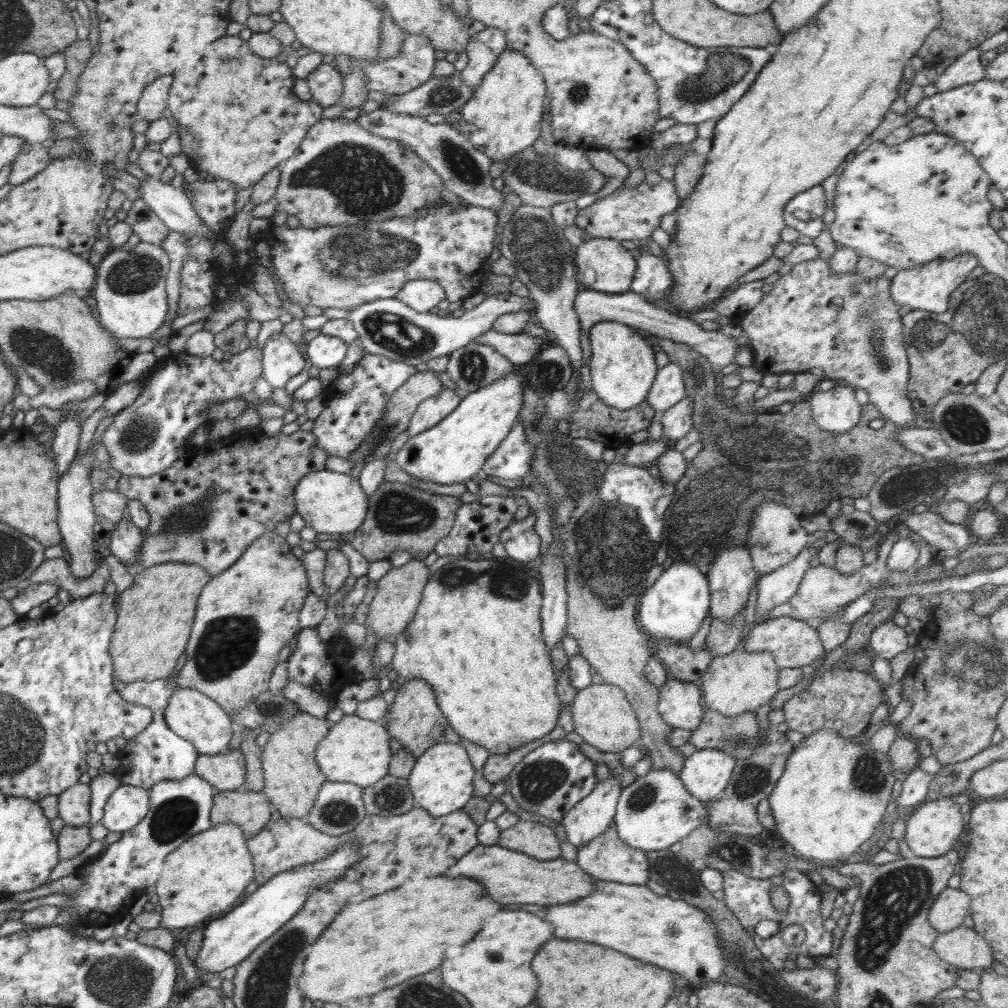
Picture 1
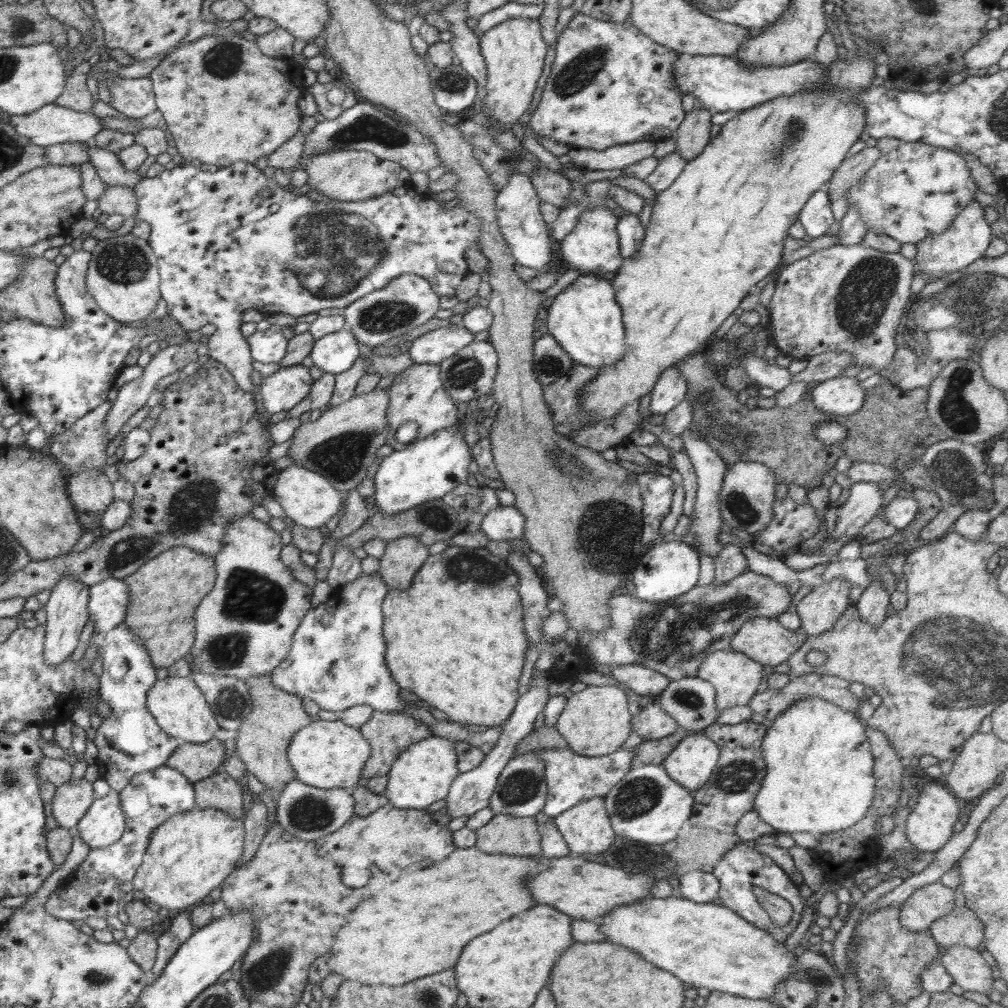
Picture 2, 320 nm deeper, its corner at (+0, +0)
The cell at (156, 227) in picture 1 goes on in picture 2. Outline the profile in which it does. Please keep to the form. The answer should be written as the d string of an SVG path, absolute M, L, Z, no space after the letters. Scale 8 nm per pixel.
M106 185L106 190L97 199L98 209L108 215L120 215L124 219L138 216L138 200L130 188L122 188L120 185L114 187Z

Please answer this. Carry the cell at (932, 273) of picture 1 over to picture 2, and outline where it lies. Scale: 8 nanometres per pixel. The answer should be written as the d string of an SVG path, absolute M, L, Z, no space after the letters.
M970 202L968 208L960 211L952 222L952 226L944 234L920 240L917 244L918 254L913 260L915 262L914 272L915 274L924 273L928 276L928 281L944 278L983 258L991 239L991 226L984 220L984 207L980 202Z

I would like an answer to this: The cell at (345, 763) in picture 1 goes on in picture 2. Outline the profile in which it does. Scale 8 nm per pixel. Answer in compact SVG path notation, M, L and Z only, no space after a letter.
M318 720L295 733L287 757L294 769L296 780L316 788L344 788L352 790L362 778L361 770L372 752L371 744L360 730L344 722Z

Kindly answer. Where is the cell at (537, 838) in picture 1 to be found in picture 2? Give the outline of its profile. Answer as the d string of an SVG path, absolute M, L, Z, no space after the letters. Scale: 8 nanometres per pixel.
M496 814L488 824L475 831L475 847L482 852L533 858L541 854L541 832L534 817Z

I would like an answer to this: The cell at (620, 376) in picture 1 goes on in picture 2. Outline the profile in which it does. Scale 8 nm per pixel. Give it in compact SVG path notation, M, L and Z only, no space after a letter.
M581 274L551 300L547 310L548 334L571 356L574 363L601 371L615 365L627 353L626 328L614 294L610 279Z

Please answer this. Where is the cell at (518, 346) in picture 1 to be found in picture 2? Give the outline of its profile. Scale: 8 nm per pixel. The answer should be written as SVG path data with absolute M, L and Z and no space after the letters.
M459 325L426 332L412 341L407 353L416 364L439 364L461 348L475 342L474 334Z

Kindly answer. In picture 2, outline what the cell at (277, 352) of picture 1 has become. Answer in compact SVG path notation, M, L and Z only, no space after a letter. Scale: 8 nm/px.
M258 330L252 336L248 336L251 357L253 360L270 364L270 362L282 362L289 340L282 333L274 330Z

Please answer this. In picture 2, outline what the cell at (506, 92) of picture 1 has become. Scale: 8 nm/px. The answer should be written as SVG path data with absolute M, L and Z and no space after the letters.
M508 19L478 37L487 68L483 110L486 116L492 118L481 119L480 124L487 128L488 135L493 138L496 133L511 131L512 125L516 121L520 122L528 110L536 82L542 76L548 46L536 19Z

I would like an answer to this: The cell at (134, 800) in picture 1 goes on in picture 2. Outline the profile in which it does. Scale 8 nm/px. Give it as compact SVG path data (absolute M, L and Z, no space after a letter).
M119 791L95 798L86 815L78 822L79 839L91 849L105 849L120 840L126 830L126 817L120 807Z

